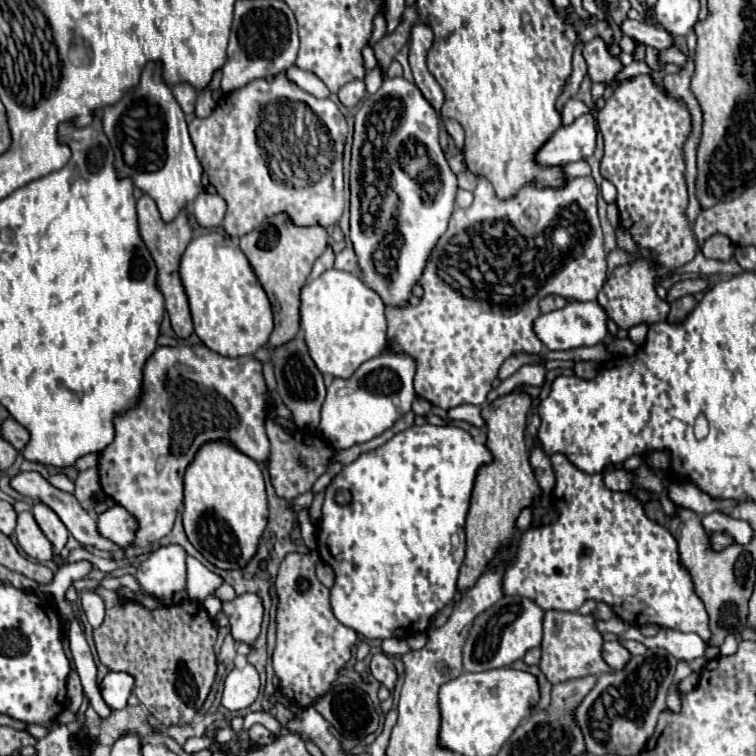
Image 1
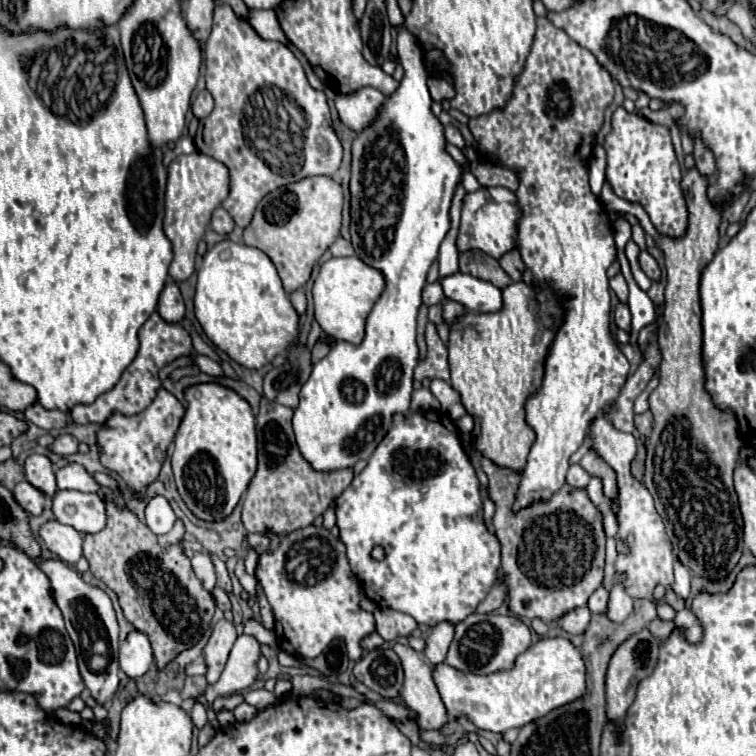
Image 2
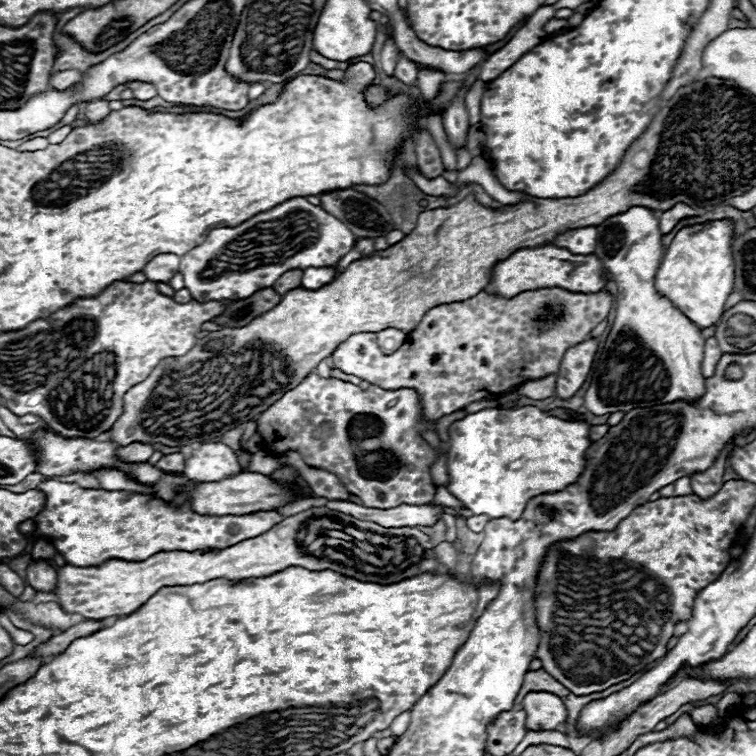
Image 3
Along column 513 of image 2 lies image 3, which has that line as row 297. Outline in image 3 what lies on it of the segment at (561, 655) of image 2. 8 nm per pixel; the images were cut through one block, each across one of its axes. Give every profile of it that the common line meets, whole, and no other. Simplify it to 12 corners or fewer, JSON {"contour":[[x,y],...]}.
{"contour":[[734,220],[678,230],[656,274],[700,328],[734,290]]}

